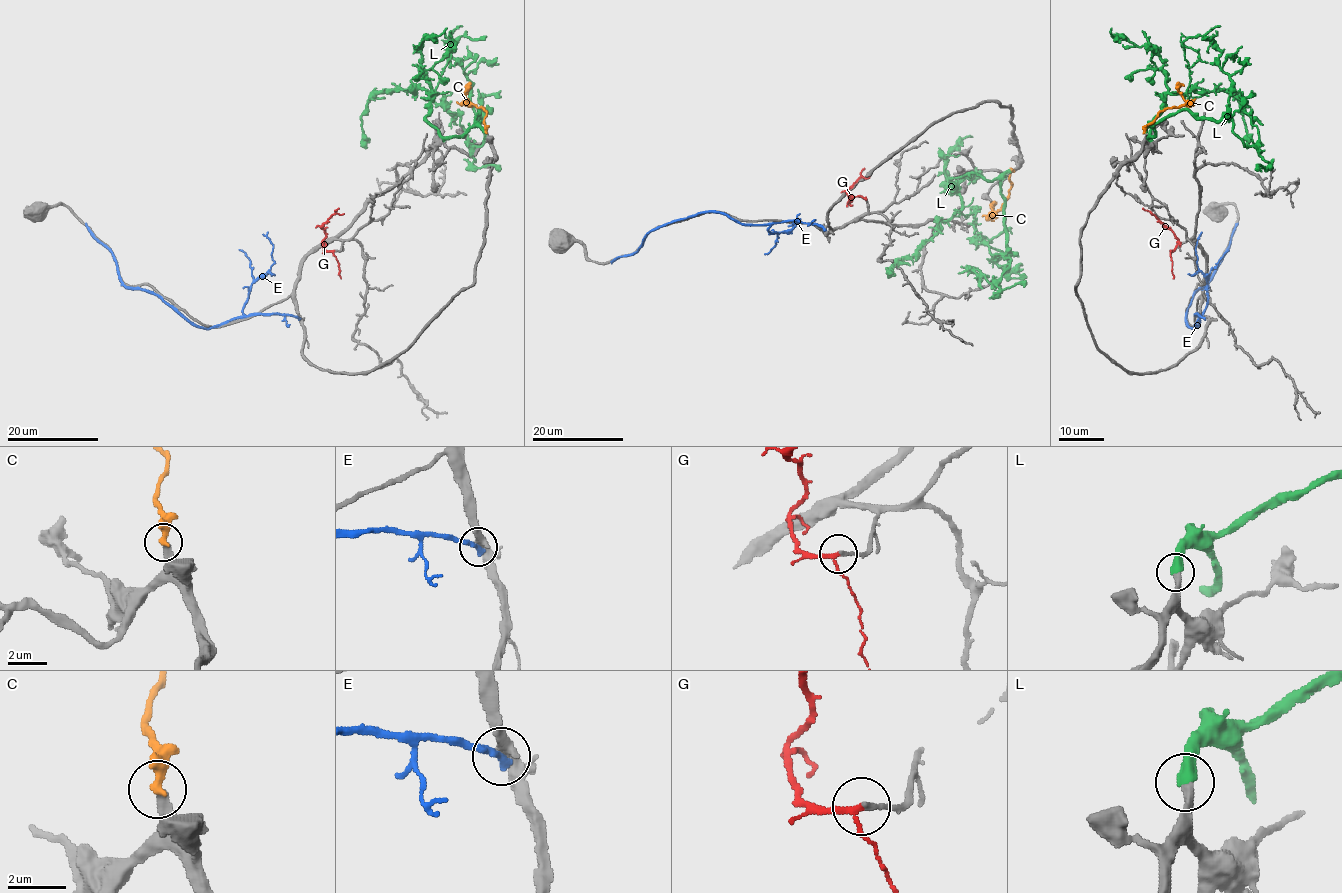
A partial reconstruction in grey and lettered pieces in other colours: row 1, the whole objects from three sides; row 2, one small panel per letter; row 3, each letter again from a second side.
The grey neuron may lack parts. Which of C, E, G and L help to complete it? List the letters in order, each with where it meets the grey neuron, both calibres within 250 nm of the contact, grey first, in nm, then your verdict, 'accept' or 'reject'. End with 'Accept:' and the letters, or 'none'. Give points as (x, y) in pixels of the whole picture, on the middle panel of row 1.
C: meets grey at (1011, 170); 320 nm thick on the grey side, 280 nm on the other; reject
E: meets grey at (824, 228); 400 nm thick on the grey side, 340 nm on the other; reject
G: meets grey at (859, 196); 190 nm thick on the grey side, 150 nm on the other; accept
L: meets grey at (1010, 171); 340 nm thick on the grey side, 460 nm on the other; reject
Accept: G

